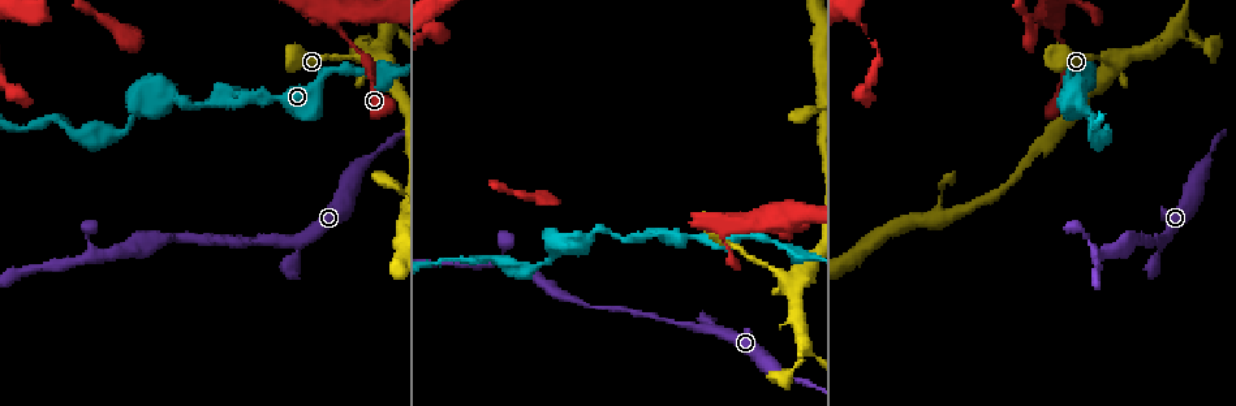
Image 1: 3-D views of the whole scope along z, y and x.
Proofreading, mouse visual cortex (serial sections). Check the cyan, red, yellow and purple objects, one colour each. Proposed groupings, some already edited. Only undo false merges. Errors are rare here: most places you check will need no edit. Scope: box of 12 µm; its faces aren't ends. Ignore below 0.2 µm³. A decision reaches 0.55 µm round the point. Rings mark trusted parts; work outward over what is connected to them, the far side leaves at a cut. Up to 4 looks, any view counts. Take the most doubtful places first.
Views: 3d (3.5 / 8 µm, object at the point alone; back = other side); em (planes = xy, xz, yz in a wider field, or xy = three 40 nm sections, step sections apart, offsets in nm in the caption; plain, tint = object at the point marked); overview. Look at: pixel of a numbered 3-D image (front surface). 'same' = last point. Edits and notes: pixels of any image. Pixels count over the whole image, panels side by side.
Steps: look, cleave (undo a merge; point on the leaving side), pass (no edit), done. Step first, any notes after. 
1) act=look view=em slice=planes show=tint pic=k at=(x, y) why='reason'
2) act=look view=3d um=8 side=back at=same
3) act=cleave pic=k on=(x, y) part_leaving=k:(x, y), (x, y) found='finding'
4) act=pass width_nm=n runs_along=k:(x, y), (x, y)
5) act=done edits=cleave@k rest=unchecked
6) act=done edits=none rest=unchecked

act=look view=3d um=3.5 side=back pic=1 at=(1094, 136) why='calibre changes'

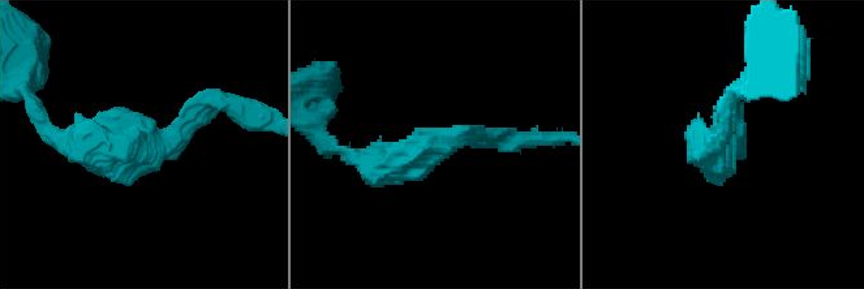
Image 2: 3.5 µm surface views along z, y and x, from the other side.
act=look view=em slice=xy step=1 show=tint pic=2 at=(733, 141) arm_widths_nm=150,450 why='now the EM'

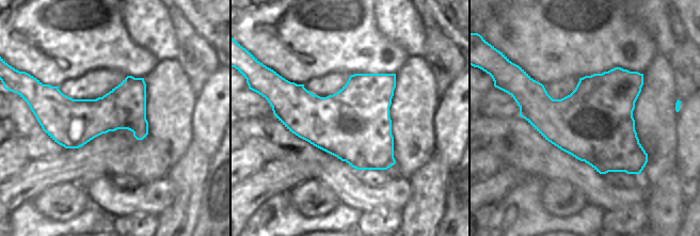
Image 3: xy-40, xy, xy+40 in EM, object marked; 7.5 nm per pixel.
act=pass runs_along=2:(80, 142), (168, 142), (228, 102) found='continuous, no second cell'

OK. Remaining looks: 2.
act=look view=3d um=3.5 side=back pic=1 at=(802, 342) why='arms part here'

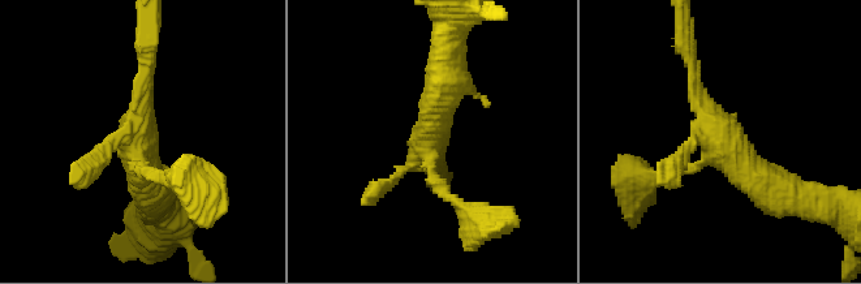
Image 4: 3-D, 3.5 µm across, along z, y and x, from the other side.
act=look view=em slice=xy step=5 show=tint pic=4 at=(430, 136)

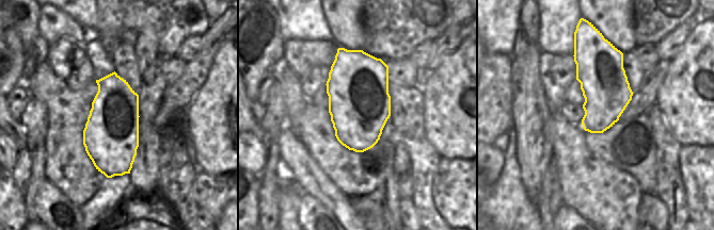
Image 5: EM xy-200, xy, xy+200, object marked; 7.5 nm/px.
act=pass runs_along=4:(792, 196), (728, 153), (655, 176) found='all the same cell'

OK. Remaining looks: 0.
act=done edits=none rest=unchecked

